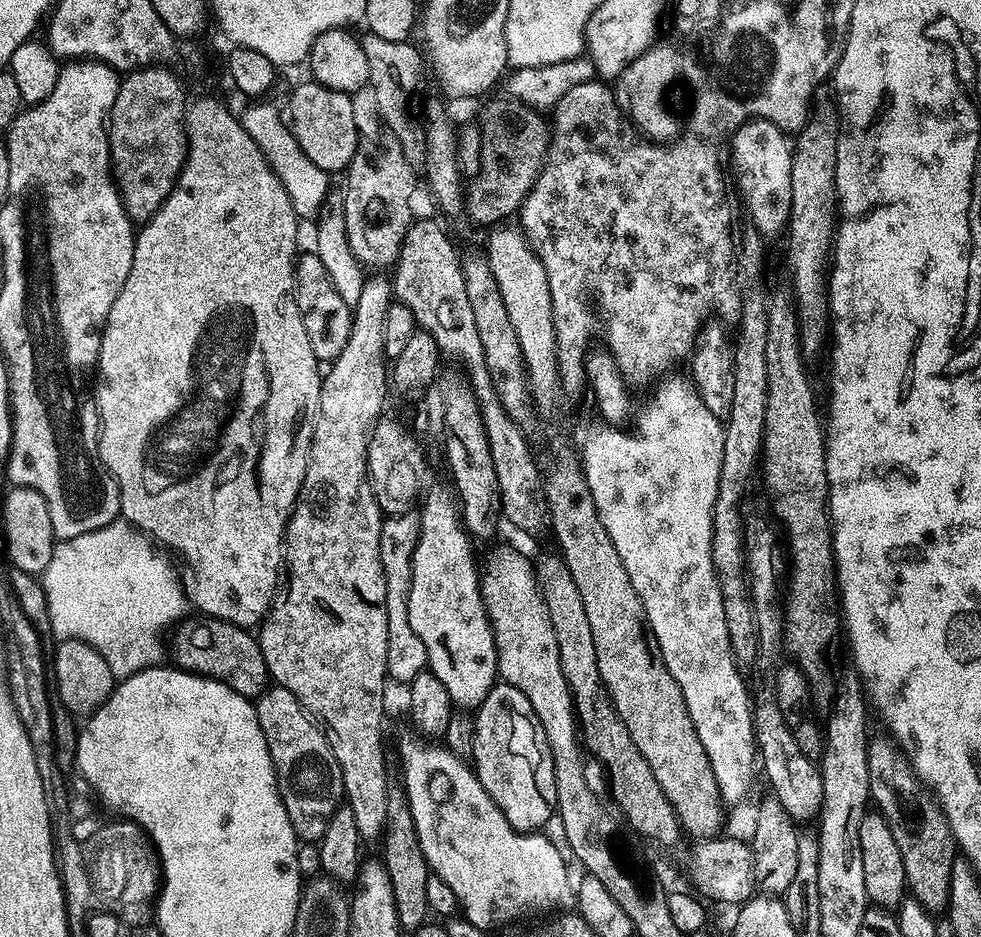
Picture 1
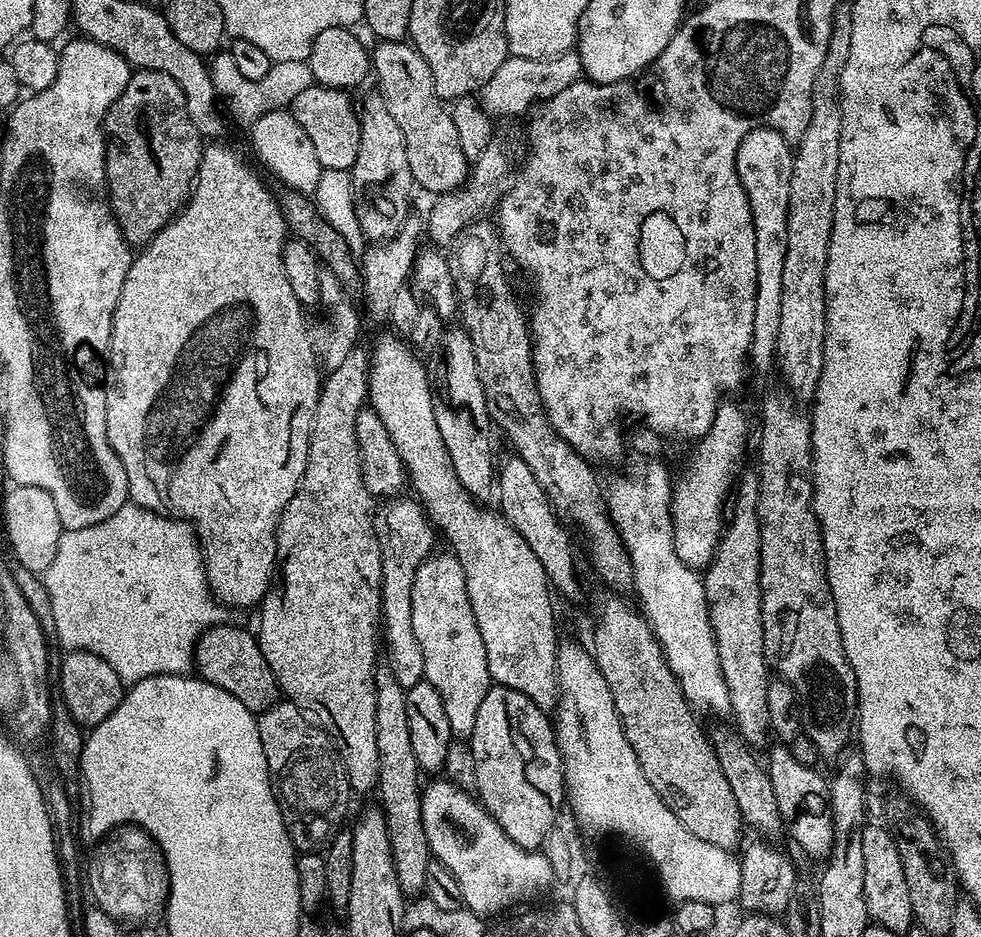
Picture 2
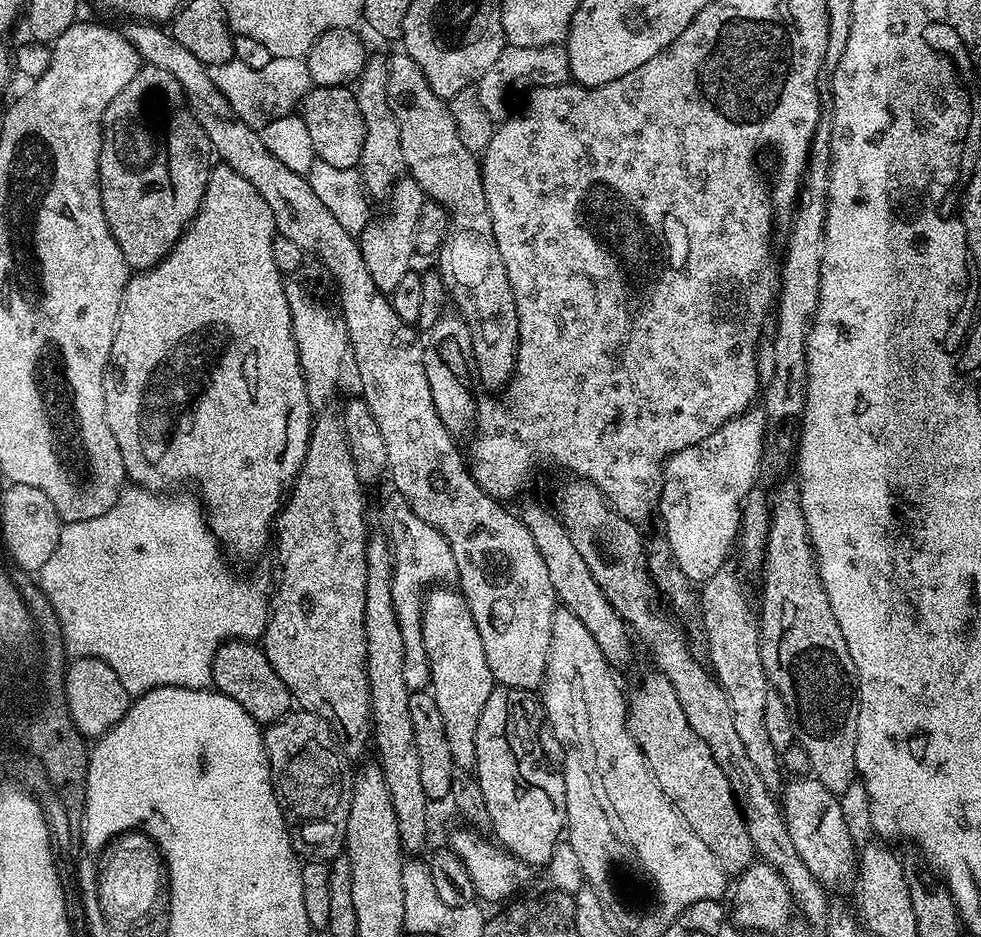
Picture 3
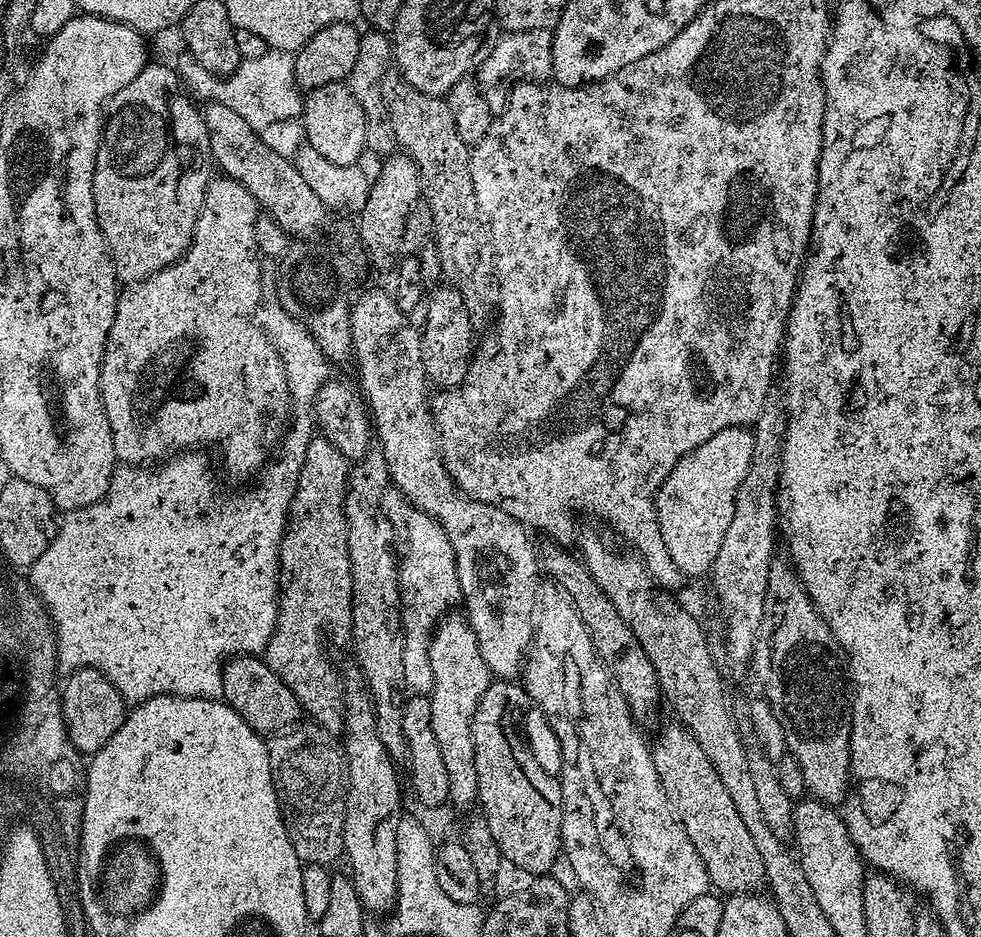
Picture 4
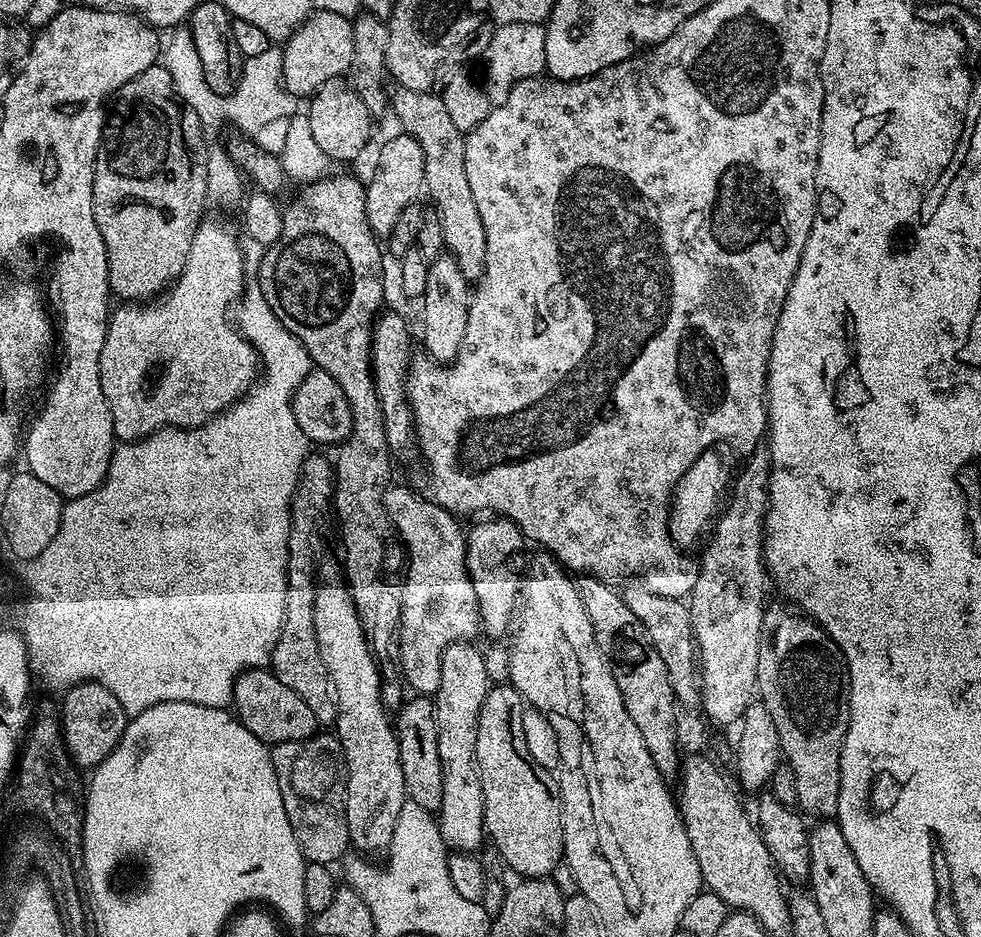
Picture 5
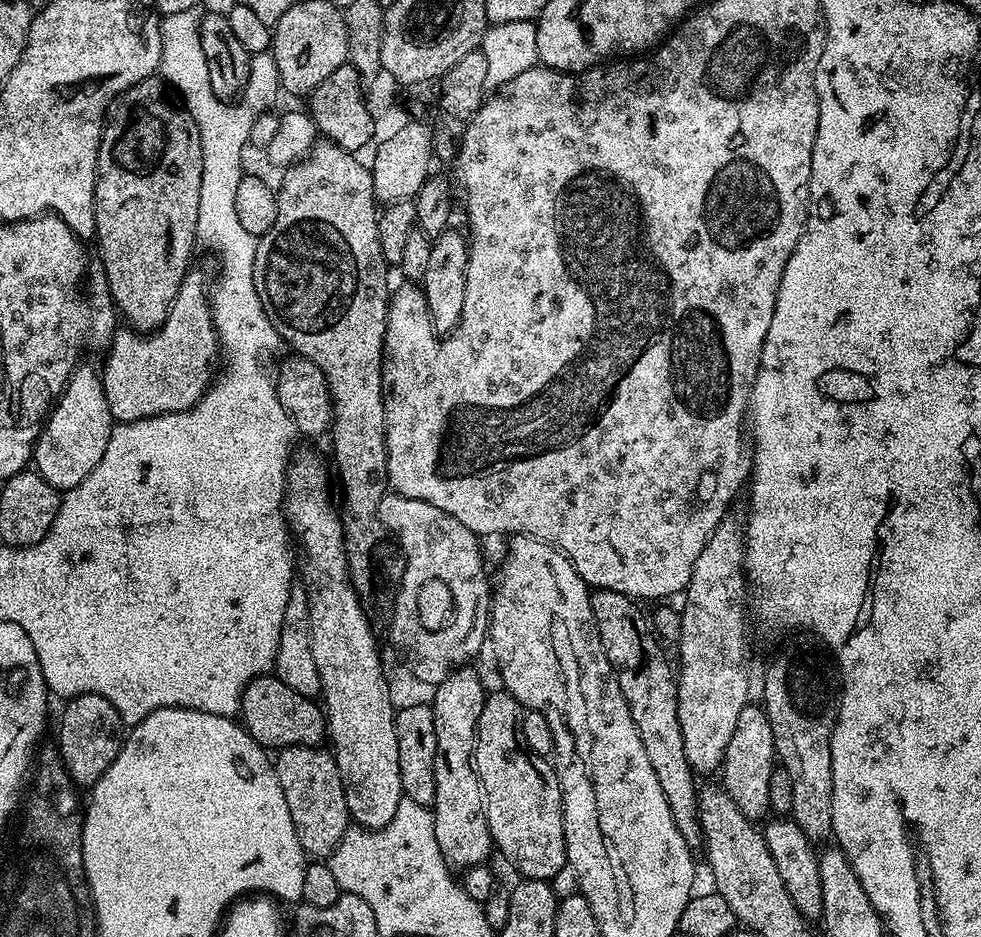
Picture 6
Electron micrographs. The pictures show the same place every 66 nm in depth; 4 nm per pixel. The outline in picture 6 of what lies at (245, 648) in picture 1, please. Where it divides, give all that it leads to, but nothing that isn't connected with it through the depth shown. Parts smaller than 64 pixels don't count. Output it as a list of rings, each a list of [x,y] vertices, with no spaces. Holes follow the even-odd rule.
[[[275,674],[255,676],[248,683],[240,699],[239,715],[244,727],[265,750],[290,746],[314,748],[323,745],[330,736],[325,709],[313,697],[290,690],[290,686],[286,686],[286,682],[279,680]]]

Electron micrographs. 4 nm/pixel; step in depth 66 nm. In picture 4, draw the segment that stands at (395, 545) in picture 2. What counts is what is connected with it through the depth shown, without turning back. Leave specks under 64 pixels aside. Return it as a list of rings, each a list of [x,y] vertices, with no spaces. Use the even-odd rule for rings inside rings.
[[[390,486],[382,494],[382,510],[390,518],[400,561],[400,623],[404,626],[402,663],[406,686],[409,693],[428,694],[434,686],[434,669],[430,666],[432,633],[462,600],[454,550],[437,520],[416,508],[396,487]]]

